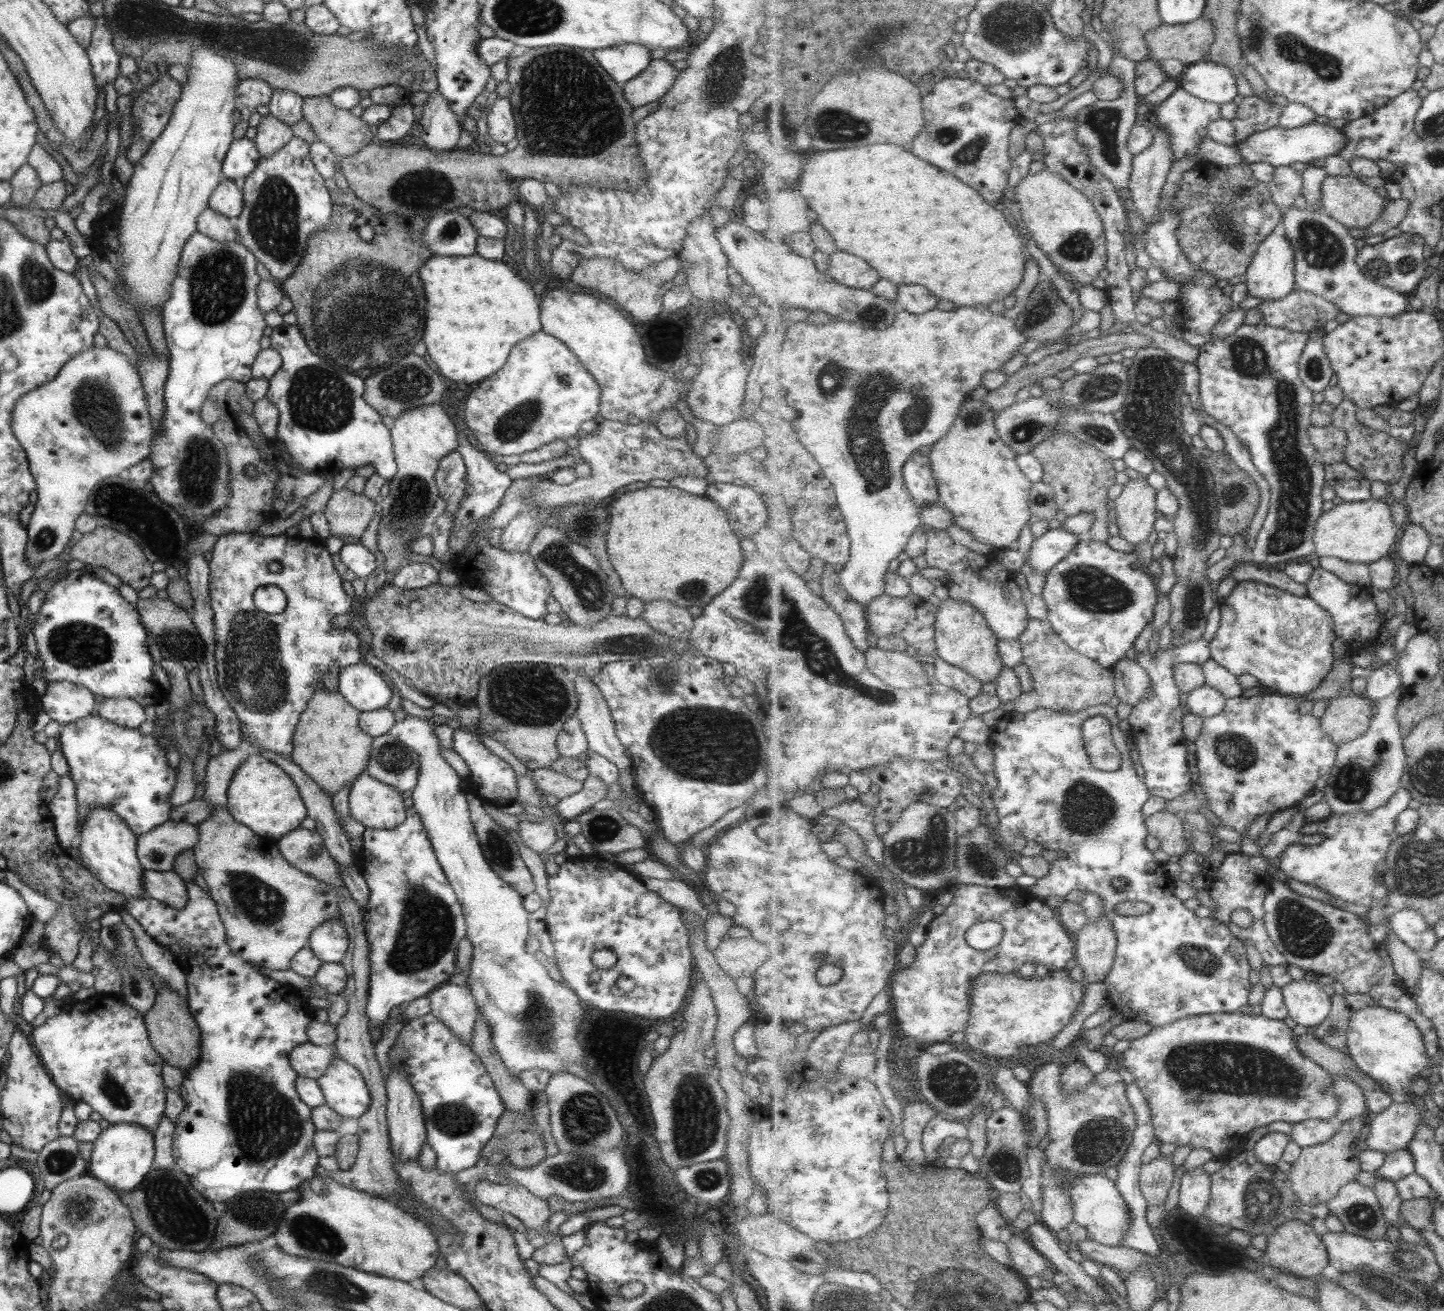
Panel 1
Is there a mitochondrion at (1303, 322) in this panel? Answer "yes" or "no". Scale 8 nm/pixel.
no

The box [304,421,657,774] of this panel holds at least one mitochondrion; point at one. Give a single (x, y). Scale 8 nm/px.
(538, 697)

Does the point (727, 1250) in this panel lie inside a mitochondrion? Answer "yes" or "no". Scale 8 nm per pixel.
no

